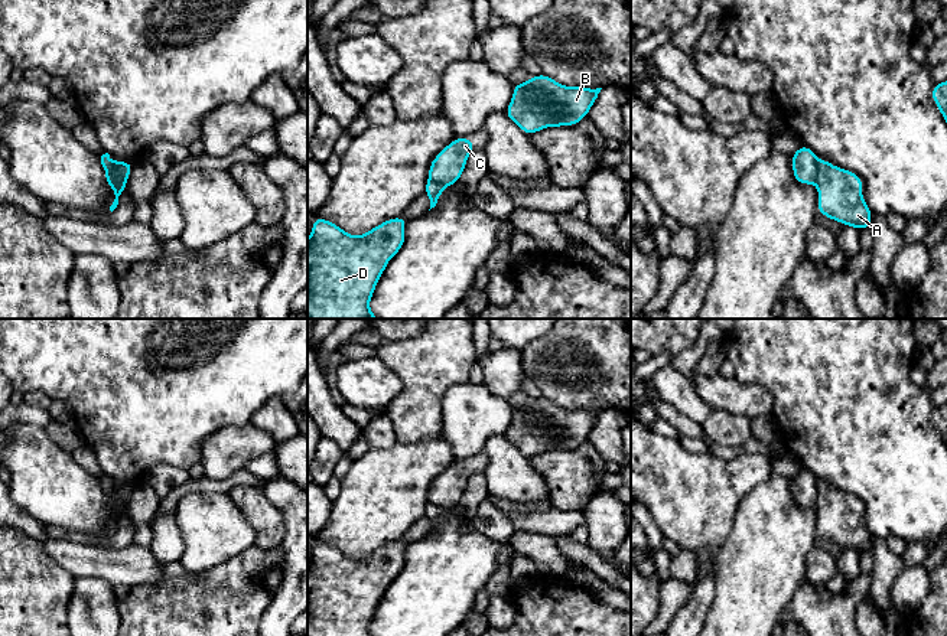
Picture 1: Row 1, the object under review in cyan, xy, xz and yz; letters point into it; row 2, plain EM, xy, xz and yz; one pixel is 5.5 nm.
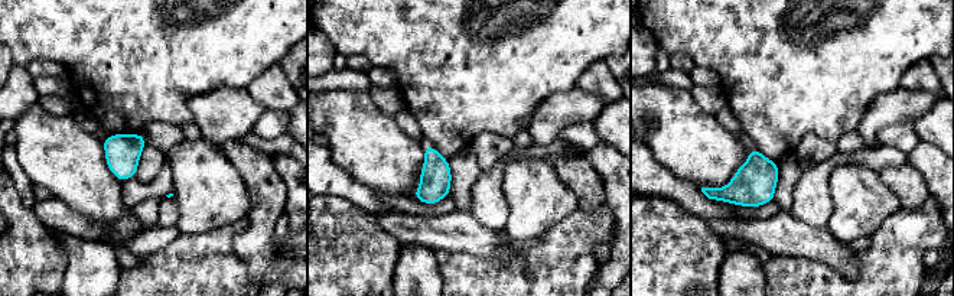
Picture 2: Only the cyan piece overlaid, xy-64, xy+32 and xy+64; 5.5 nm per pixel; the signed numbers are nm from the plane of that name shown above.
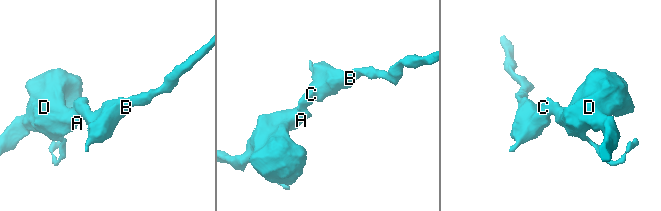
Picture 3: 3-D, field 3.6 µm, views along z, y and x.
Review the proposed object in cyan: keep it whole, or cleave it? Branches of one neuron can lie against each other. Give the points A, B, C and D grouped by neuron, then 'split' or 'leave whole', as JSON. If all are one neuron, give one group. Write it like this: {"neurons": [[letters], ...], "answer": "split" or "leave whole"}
{"neurons": [["A", "D"], ["B", "C"]], "answer": "split"}

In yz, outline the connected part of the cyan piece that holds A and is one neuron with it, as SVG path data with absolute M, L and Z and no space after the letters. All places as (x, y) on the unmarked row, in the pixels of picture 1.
M827 483L817 486L817 535L856 552L869 552L872 534L862 521L862 502L852 493L833 489Z

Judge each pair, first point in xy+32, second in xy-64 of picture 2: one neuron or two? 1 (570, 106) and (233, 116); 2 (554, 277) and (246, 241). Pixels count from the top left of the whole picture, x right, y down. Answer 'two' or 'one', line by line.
1: one
2: two

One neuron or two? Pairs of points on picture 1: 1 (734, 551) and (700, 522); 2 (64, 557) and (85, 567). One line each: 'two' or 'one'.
1: two
2: one

